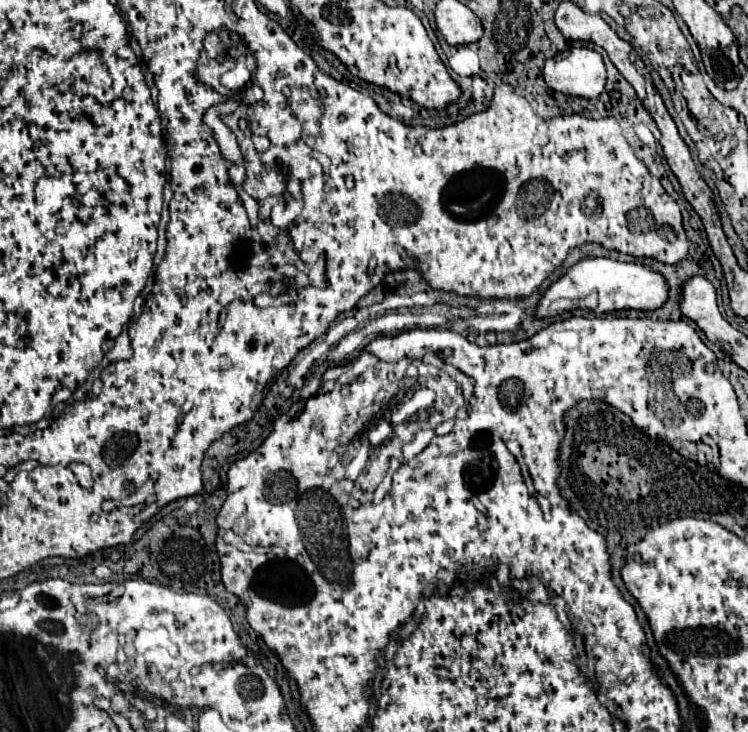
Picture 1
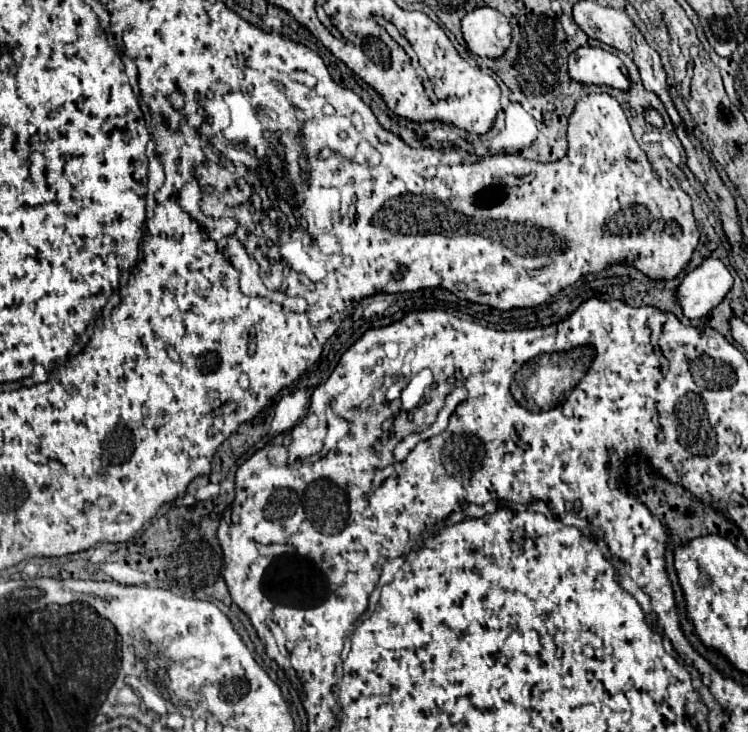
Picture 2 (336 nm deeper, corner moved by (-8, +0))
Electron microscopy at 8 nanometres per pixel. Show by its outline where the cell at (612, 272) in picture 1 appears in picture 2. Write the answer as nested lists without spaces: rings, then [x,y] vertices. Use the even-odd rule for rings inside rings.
[[[704,259],[680,283],[676,295],[688,319],[702,319],[718,307],[732,289],[732,275],[720,259]]]

